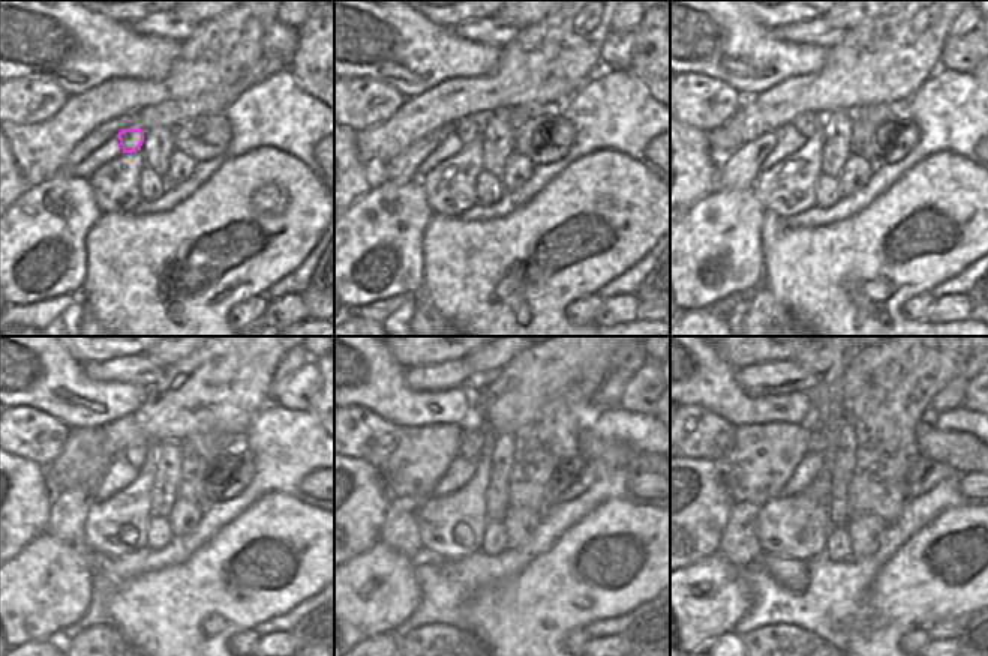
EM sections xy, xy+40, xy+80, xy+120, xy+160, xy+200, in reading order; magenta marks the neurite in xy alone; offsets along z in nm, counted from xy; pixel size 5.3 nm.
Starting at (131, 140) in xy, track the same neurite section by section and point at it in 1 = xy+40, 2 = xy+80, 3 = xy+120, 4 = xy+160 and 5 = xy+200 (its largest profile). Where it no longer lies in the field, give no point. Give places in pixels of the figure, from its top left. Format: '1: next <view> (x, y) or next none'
1: next xy+40 (470, 128)
2: next xy+80 (807, 122)
3: next xy+120 (134, 454)
4: next xy+160 (474, 433)
5: next xy+200 (820, 437)

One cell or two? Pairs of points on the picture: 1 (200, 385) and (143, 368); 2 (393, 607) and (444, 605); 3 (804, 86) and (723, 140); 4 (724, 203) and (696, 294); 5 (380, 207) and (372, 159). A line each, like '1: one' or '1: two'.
1: two
2: two
3: one
4: one
5: two

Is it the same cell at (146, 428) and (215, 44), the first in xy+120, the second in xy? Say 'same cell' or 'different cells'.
same cell

